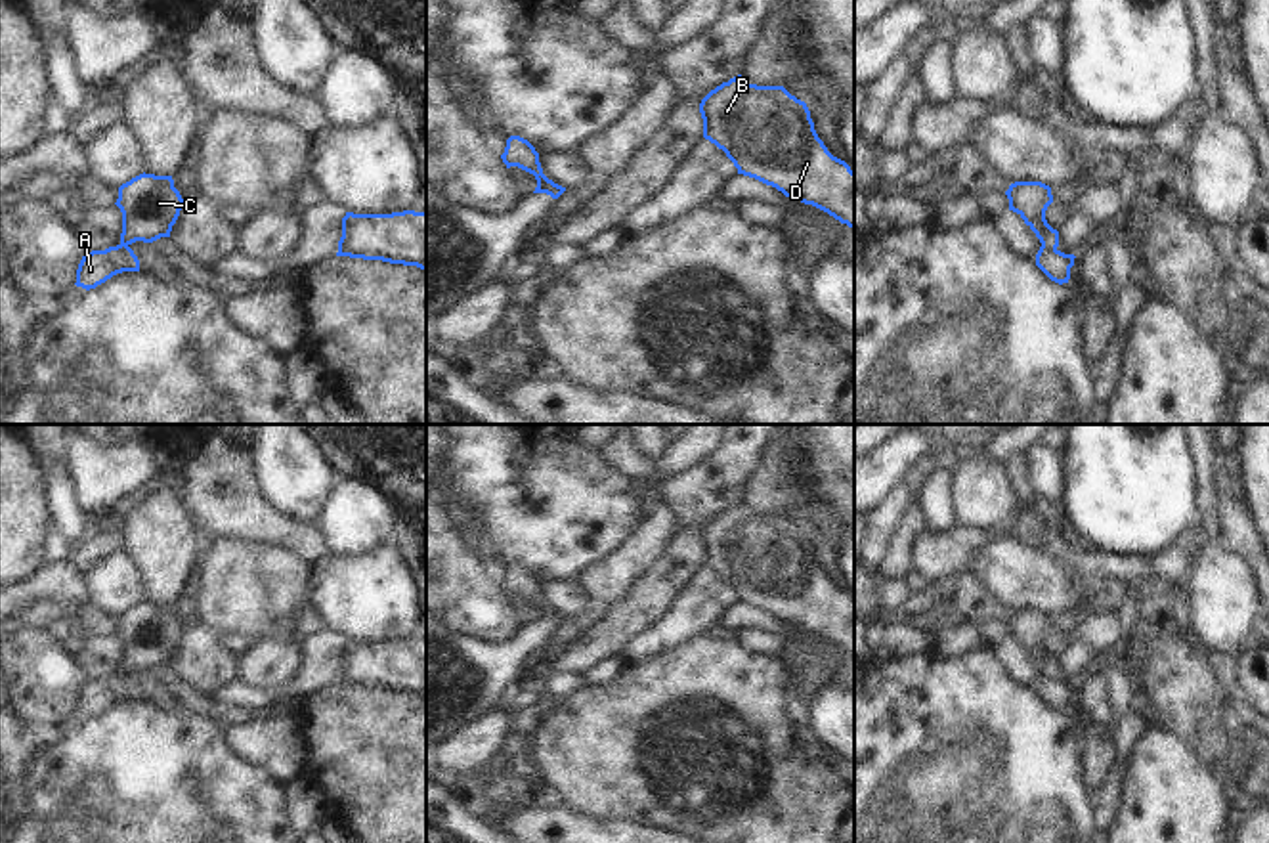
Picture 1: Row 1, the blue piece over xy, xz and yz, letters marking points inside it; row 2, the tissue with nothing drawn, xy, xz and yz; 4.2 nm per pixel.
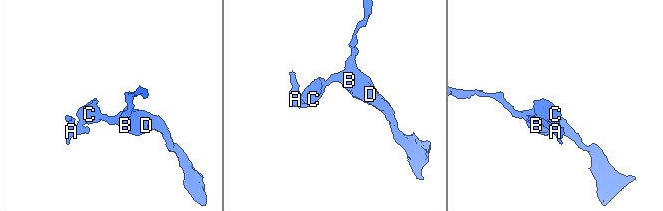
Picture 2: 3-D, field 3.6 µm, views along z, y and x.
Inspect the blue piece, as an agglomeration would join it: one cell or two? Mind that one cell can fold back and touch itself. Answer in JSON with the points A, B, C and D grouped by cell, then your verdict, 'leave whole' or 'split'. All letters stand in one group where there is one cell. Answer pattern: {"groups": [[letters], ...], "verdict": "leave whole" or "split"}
{"groups": [["A"], ["B", "C", "D"]], "verdict": "split"}

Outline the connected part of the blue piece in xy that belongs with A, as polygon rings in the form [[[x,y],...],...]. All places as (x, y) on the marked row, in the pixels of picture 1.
[[[130,247],[92,250],[80,260],[75,285],[90,291],[122,271],[140,271],[140,260]]]

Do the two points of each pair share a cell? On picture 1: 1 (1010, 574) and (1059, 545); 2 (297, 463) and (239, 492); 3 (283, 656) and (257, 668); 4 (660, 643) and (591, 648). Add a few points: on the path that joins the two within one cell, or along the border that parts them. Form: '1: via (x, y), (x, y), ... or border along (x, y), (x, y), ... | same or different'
1: border along (1048, 553), (1057, 561) | different
2: border along (247, 452), (258, 492), (285, 517) | different
3: via (278, 656), (262, 666) | same
4: border along (658, 618), (637, 631), (618, 656) | different

